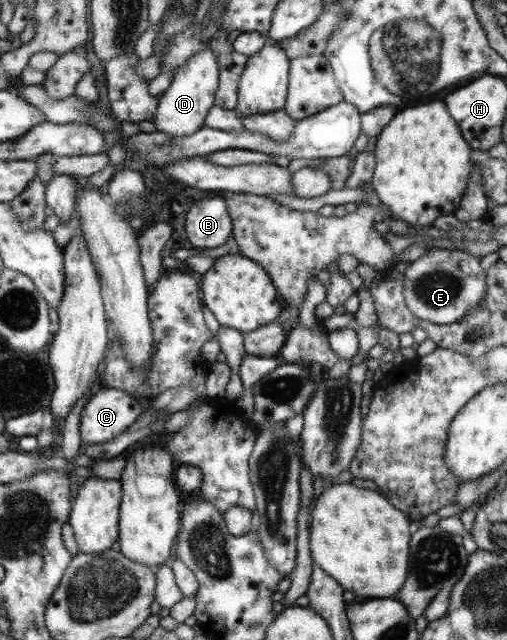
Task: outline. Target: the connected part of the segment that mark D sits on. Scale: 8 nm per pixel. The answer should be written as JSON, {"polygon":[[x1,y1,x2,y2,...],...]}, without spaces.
{"polygon":[[210,45,201,49,173,75,170,87,159,98,159,107,152,119,157,131,166,135,192,135,204,128,208,112,215,106,219,89,218,52]]}

